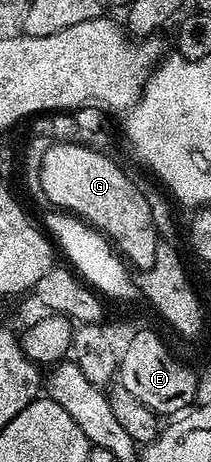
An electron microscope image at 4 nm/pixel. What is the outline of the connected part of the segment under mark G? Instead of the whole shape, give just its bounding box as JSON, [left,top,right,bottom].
[40,145,160,270]

